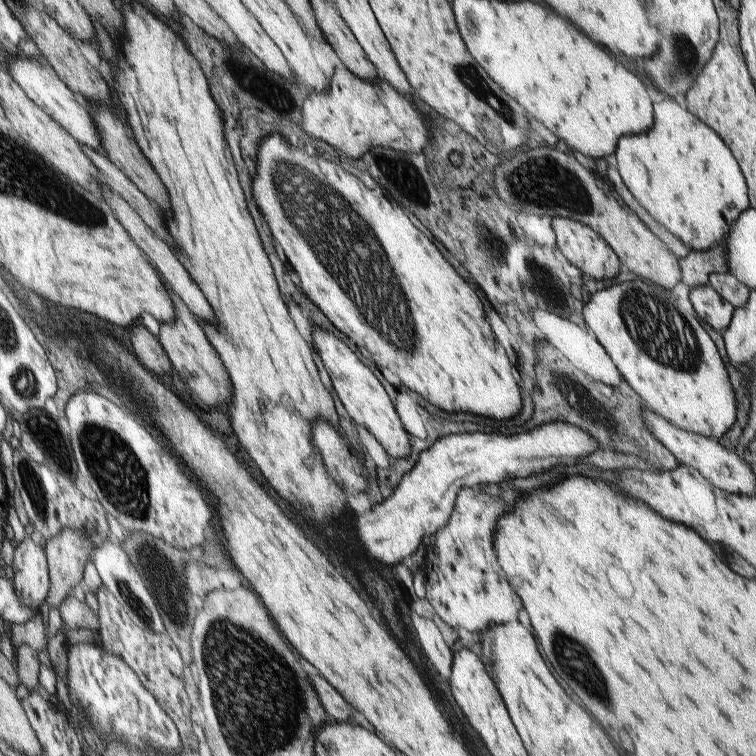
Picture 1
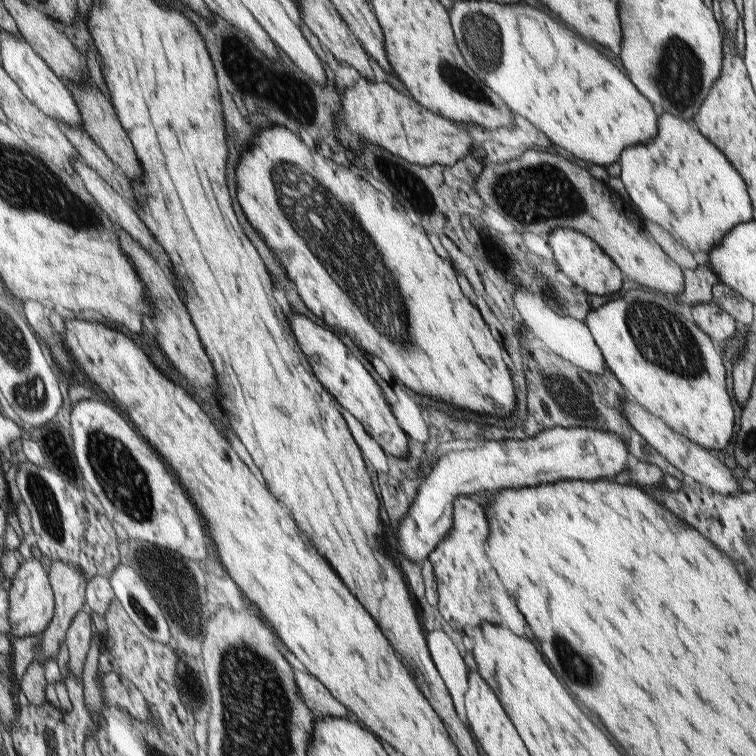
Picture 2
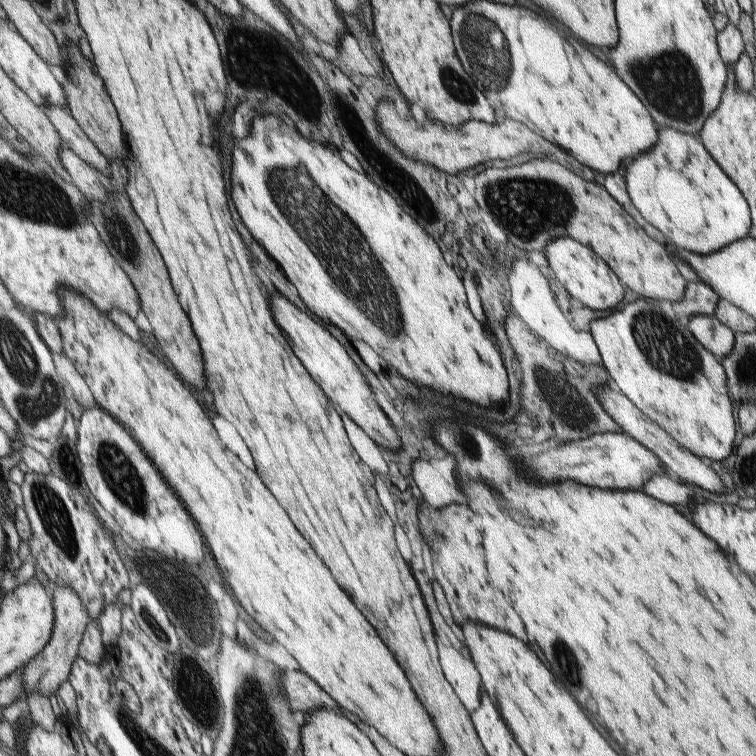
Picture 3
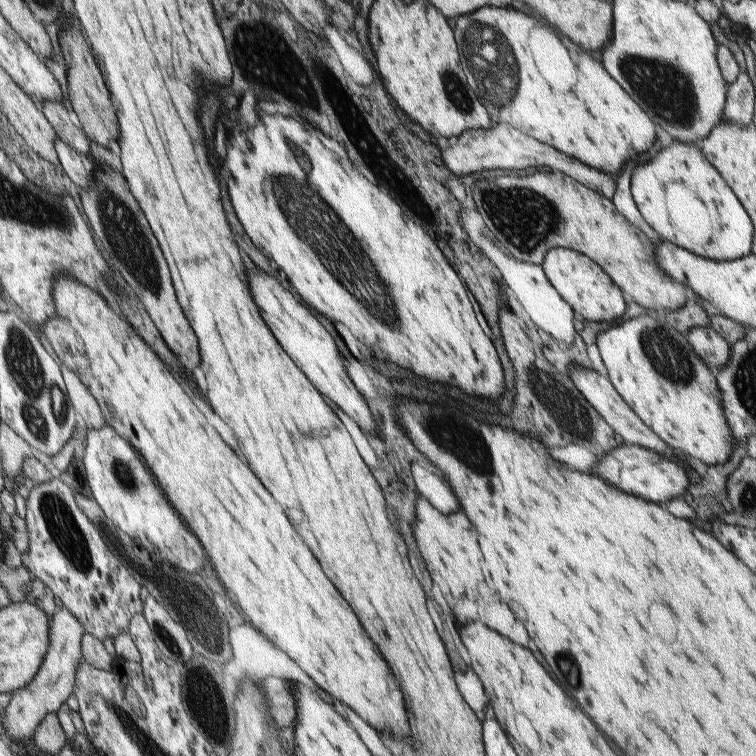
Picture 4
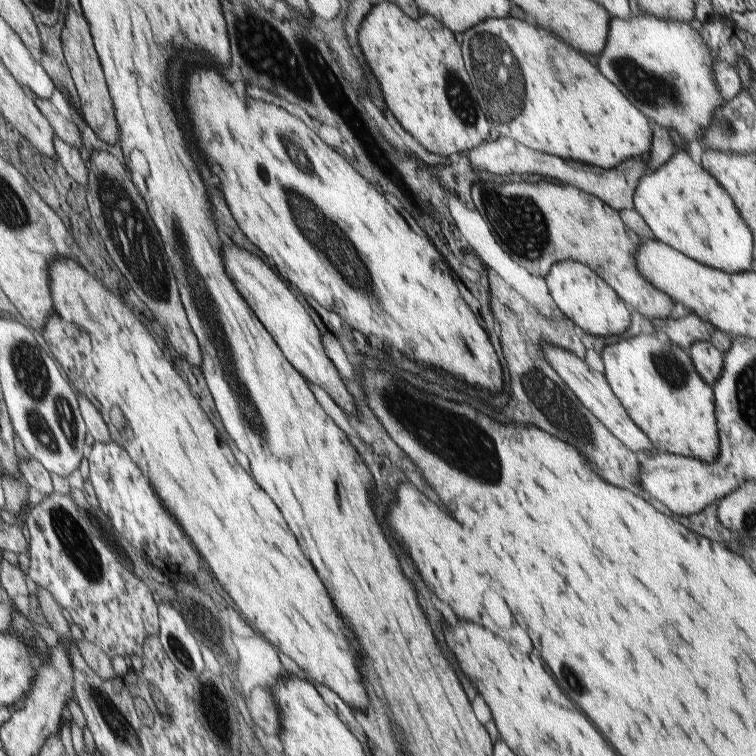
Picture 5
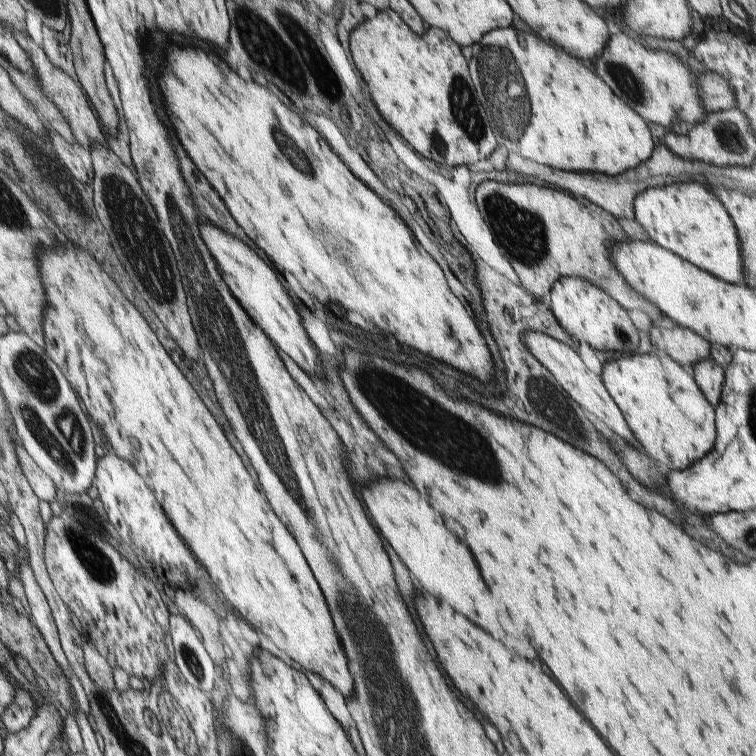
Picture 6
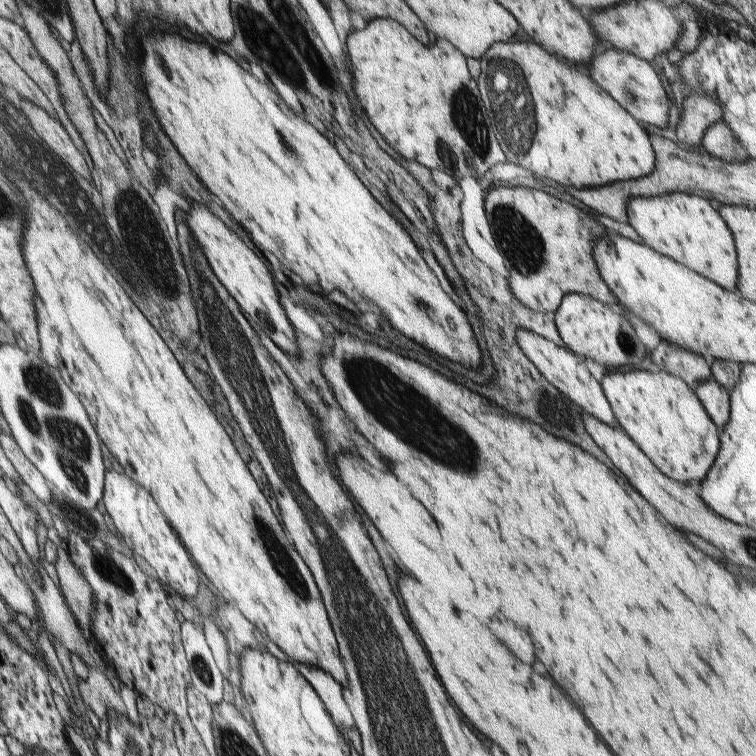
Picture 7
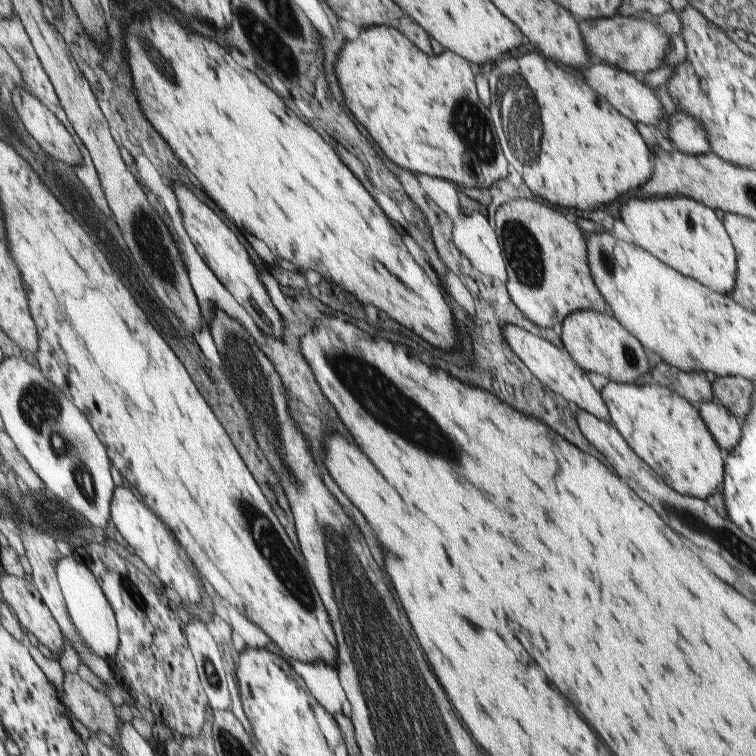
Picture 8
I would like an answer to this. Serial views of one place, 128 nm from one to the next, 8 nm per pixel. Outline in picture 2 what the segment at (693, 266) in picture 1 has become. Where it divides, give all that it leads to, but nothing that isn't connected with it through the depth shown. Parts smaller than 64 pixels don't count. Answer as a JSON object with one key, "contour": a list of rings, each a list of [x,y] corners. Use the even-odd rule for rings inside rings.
{"contour":[[[708,264],[695,270],[684,270],[685,290],[677,300],[683,305],[694,306],[698,303],[710,303],[713,300],[713,286],[719,282],[715,272]]]}

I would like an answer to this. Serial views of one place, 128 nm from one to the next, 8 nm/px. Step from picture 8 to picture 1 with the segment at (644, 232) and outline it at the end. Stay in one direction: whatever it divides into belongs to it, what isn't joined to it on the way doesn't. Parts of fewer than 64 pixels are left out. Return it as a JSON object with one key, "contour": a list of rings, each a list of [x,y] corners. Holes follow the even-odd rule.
{"contour":[[[674,99],[654,103],[656,119],[650,132],[618,138],[613,162],[626,188],[640,206],[662,226],[677,236],[690,251],[707,251],[722,244],[733,224],[749,210],[749,194],[745,176],[732,151],[724,141],[692,112],[684,110]]]}

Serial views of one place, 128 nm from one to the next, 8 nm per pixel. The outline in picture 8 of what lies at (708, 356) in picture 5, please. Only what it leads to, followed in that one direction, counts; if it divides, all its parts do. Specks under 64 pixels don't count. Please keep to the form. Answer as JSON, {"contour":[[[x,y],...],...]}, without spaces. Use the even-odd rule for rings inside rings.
{"contour":[[[716,398],[697,406],[704,424],[708,427],[716,444],[719,444],[723,450],[724,455],[734,451],[741,439],[742,426],[739,420]]]}

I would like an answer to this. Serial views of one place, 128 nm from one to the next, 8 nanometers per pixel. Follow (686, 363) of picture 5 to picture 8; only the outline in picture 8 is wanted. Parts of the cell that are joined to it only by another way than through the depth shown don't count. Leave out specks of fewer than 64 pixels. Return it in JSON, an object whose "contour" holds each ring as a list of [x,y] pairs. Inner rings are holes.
{"contour":[[[608,381],[601,390],[607,404],[611,423],[618,429],[622,438],[633,448],[633,451],[652,469],[666,484],[681,495],[705,501],[720,492],[724,484],[725,457],[719,444],[702,420],[695,404],[688,402],[679,394],[663,386],[638,386],[634,383],[617,383]]]}

